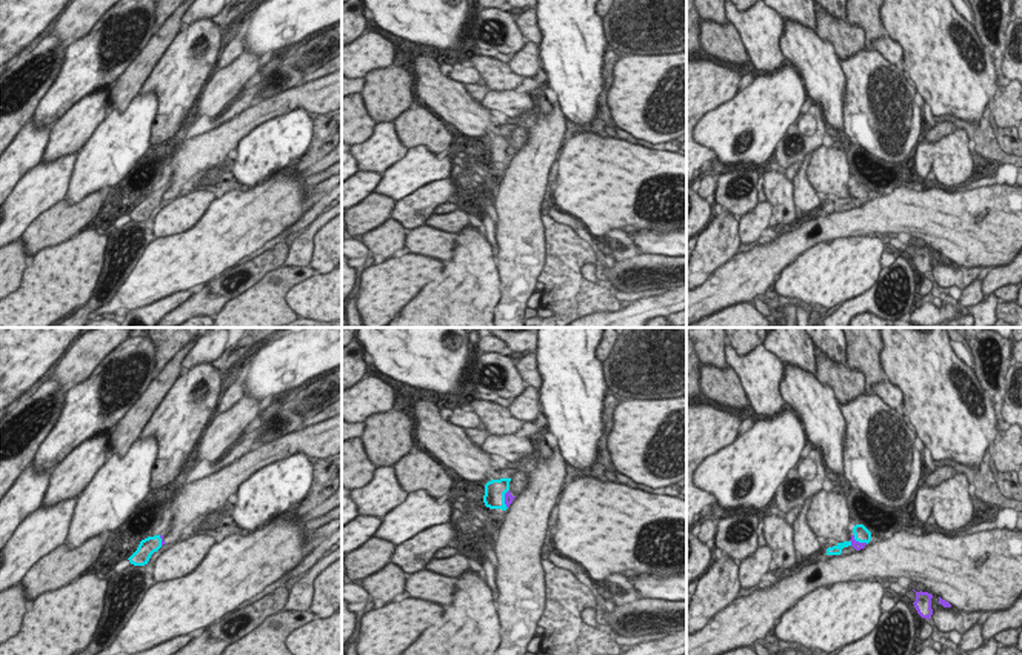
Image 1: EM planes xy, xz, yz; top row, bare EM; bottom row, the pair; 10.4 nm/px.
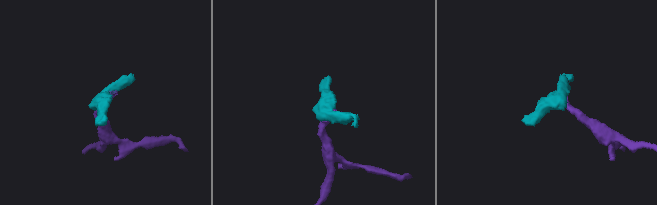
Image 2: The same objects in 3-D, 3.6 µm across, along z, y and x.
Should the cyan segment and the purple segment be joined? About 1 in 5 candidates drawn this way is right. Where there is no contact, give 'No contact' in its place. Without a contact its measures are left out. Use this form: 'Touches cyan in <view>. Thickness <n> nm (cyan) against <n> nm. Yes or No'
Touches cyan in xz. Thickness 220 nm (cyan) against 100 nm. No.

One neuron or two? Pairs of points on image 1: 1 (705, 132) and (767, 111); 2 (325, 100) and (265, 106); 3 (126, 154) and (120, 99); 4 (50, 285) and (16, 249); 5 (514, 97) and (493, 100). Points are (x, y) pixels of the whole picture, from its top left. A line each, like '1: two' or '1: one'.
1: one
2: one
3: two
4: two
5: one

